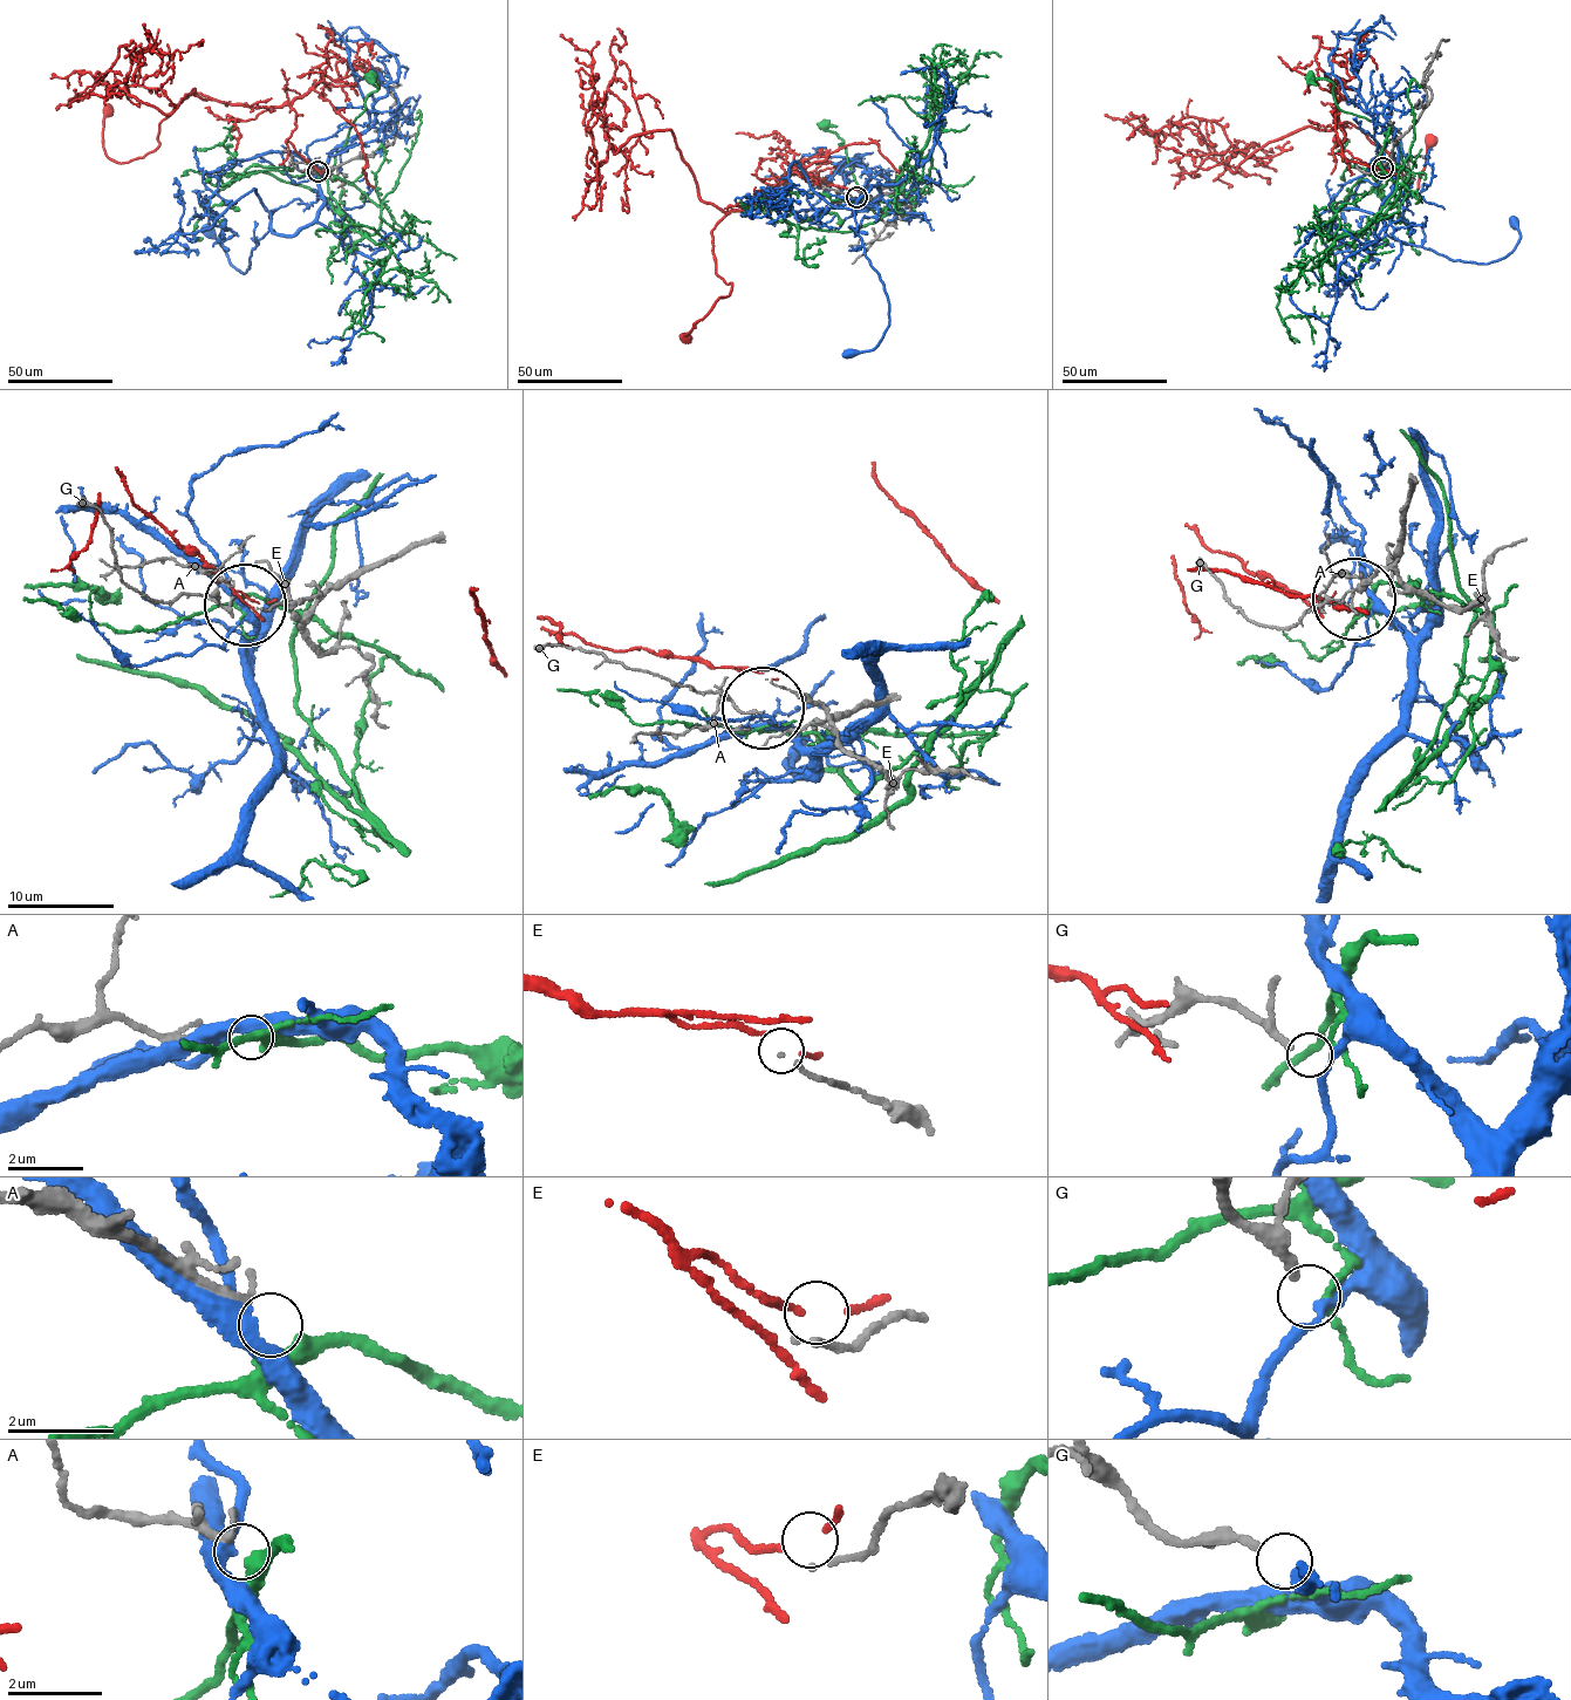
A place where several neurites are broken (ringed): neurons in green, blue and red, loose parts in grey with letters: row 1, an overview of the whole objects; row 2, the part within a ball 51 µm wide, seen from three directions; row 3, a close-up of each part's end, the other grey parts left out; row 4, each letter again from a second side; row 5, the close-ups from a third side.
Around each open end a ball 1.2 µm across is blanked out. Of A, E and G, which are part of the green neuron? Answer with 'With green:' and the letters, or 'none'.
With green: A

